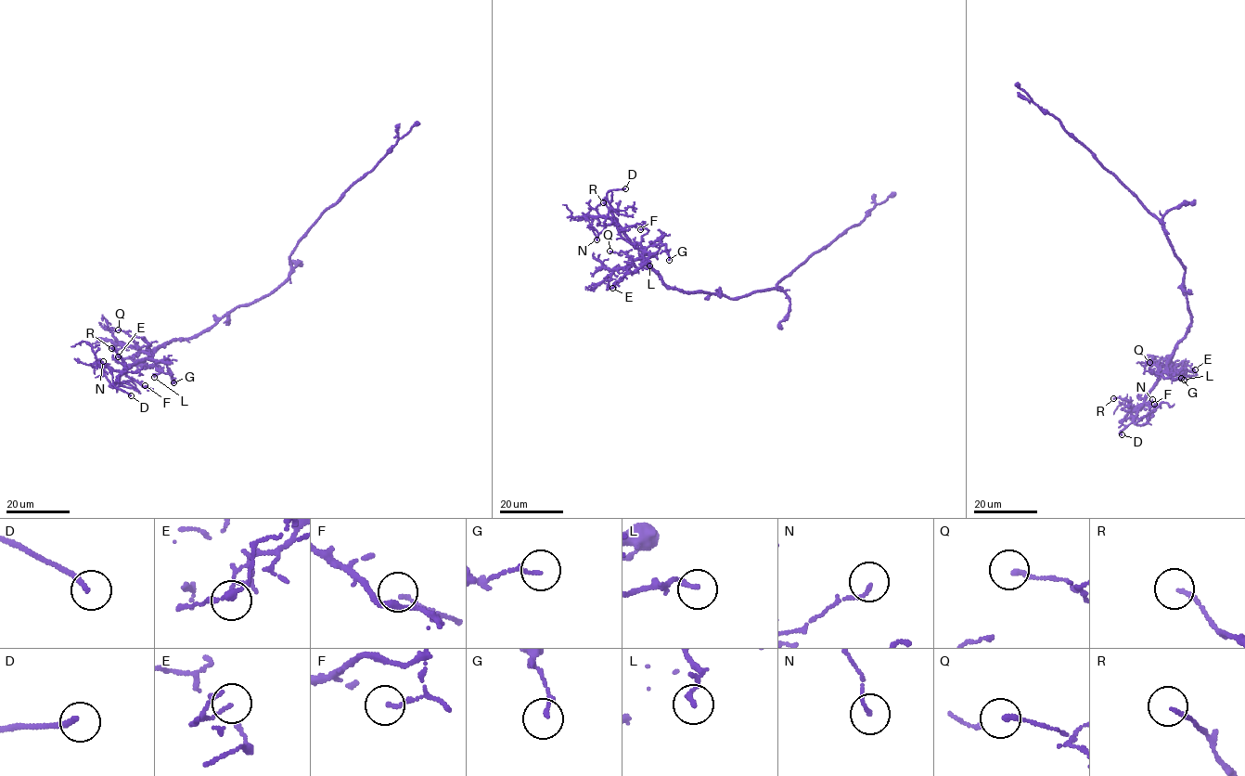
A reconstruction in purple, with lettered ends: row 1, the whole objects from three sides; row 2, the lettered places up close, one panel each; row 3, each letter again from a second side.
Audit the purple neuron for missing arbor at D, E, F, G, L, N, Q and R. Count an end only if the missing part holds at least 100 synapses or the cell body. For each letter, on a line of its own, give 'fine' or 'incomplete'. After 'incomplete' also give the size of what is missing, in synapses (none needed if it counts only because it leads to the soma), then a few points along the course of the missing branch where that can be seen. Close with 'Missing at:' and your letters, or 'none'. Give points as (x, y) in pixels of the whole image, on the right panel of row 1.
D: incomplete; missing branch runs (1122, 434), (1122, 450), (1131, 446)
E: fine
F: fine
G: fine
L: fine
N: fine
Q: fine
R: fine
Missing at: D

